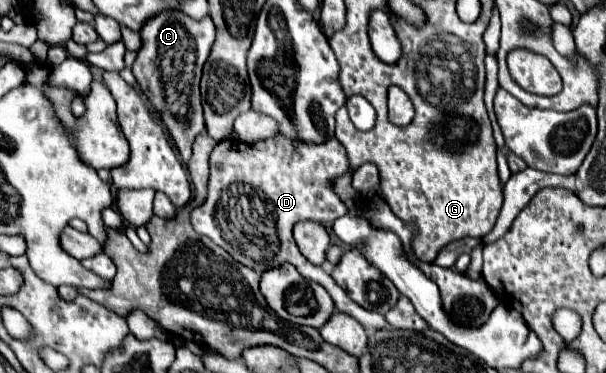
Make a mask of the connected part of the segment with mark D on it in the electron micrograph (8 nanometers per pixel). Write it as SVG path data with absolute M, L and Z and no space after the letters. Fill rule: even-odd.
M274 137L254 145L226 139L220 141L210 155L206 203L196 207L190 217L194 231L210 237L238 263L254 269L256 273L264 273L266 269L282 263L292 263L302 277L320 283L330 293L338 311L354 317L366 329L388 329L382 315L358 307L358 303L354 303L342 287L322 271L322 267L312 265L302 257L292 237L292 227L298 221L312 219L328 223L348 211L340 197L330 189L330 181L346 173L348 167L346 151L338 139L330 139L322 145L302 145L302 149L292 149L292 141L286 137Z

